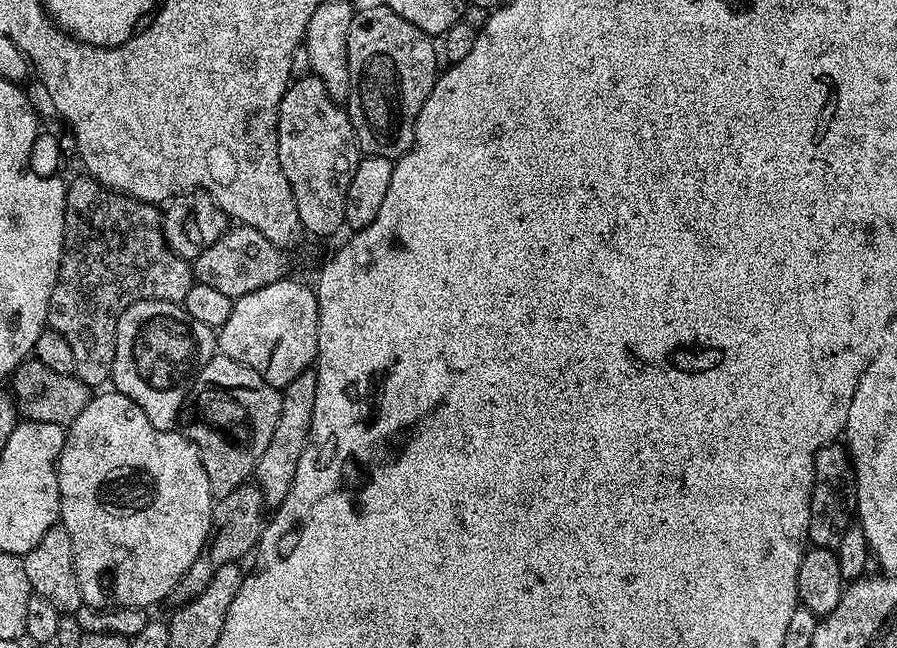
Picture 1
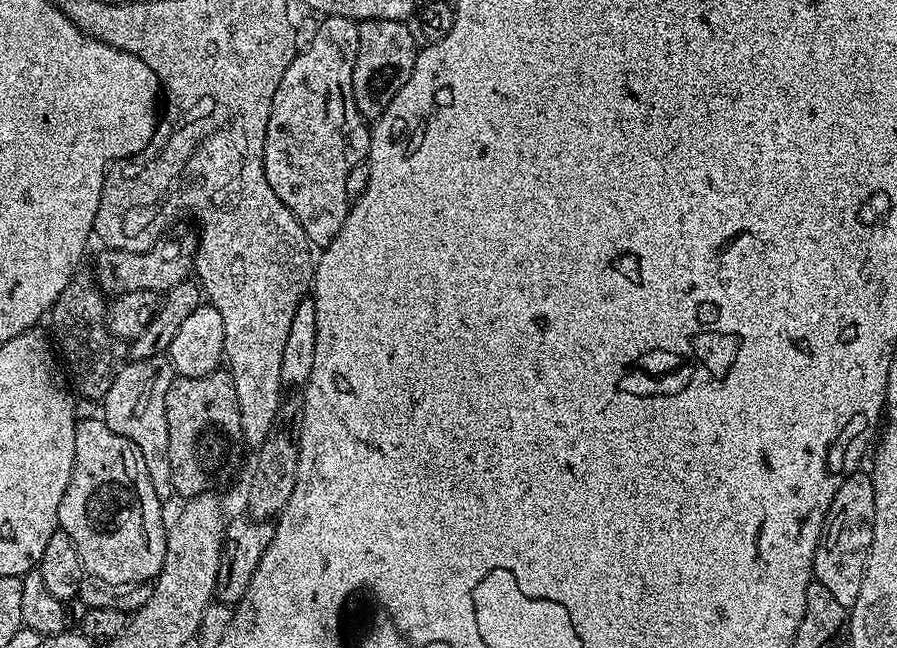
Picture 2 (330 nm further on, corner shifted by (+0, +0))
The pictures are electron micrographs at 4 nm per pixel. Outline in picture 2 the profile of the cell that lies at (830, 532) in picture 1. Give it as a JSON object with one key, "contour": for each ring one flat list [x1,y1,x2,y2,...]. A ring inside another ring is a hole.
{"contour":[[857,470,849,472,844,477,842,486,838,486,838,494,830,502,830,510,824,519,824,530,820,537,820,544,814,554,812,575,814,579,830,590,831,596,842,605,851,609,854,602,858,602,858,594,862,591,862,574,866,570,866,558,870,550,870,542,874,538,874,486,871,475,867,471]]}

